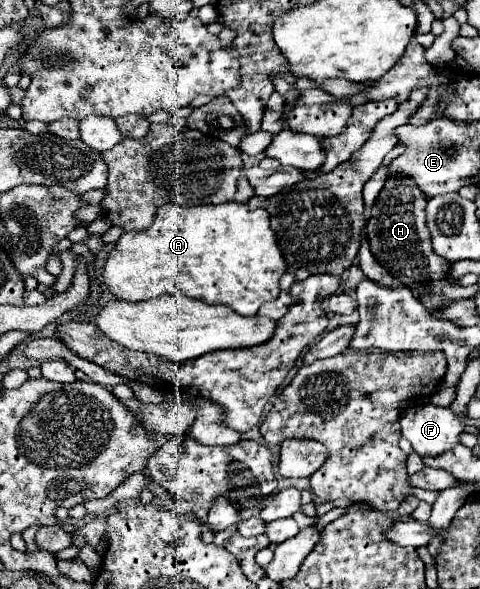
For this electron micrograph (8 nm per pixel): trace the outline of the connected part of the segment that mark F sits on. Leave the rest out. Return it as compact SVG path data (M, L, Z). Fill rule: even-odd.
M430 403L414 407L400 417L400 435L410 441L420 457L436 457L450 451L462 431L462 421L450 409Z

